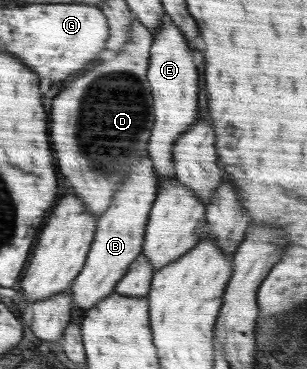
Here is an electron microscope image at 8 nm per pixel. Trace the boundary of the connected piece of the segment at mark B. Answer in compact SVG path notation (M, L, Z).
M143 152L127 182L123 182L112 196L111 206L98 217L96 231L83 268L74 278L68 292L73 300L73 310L89 310L113 293L119 279L127 272L131 263L142 254L145 229L149 213L160 190L157 174L148 152Z

